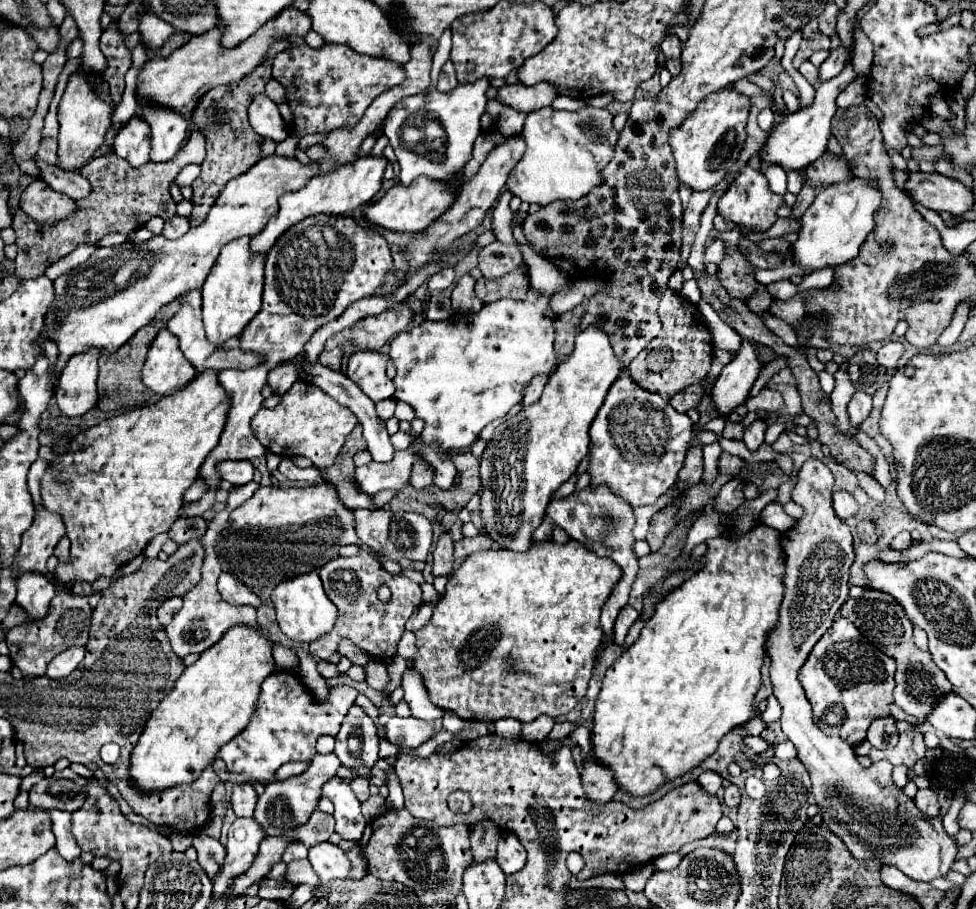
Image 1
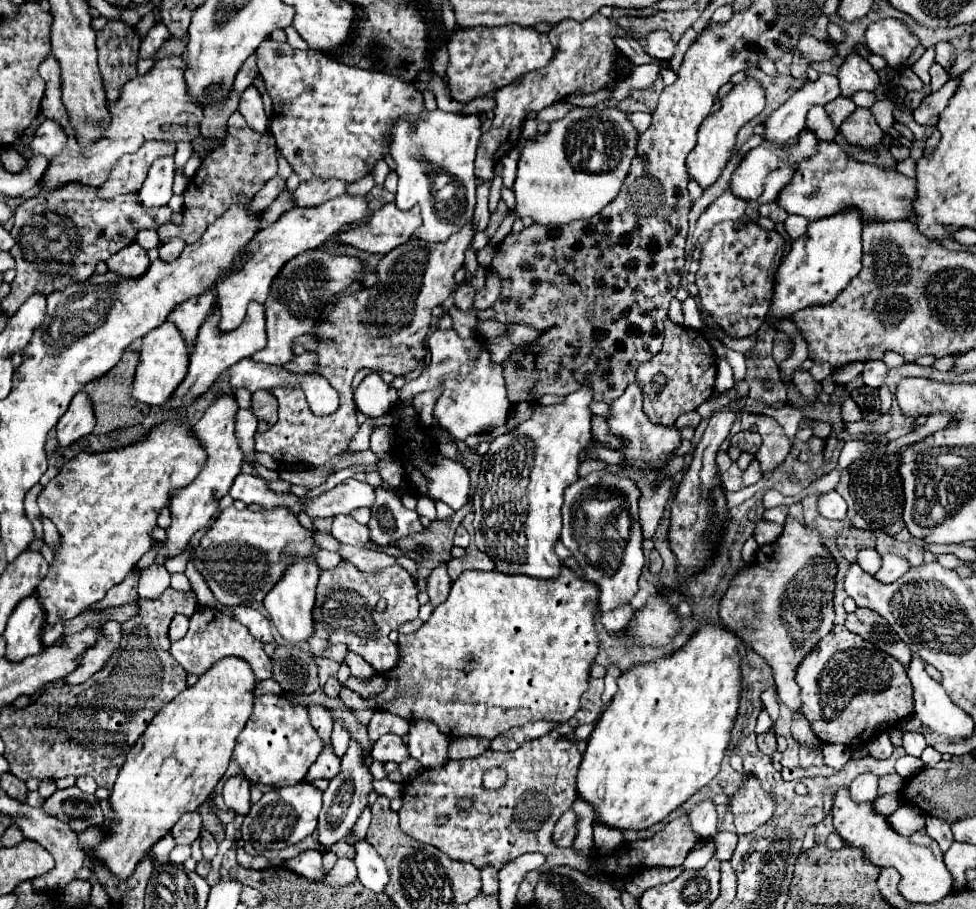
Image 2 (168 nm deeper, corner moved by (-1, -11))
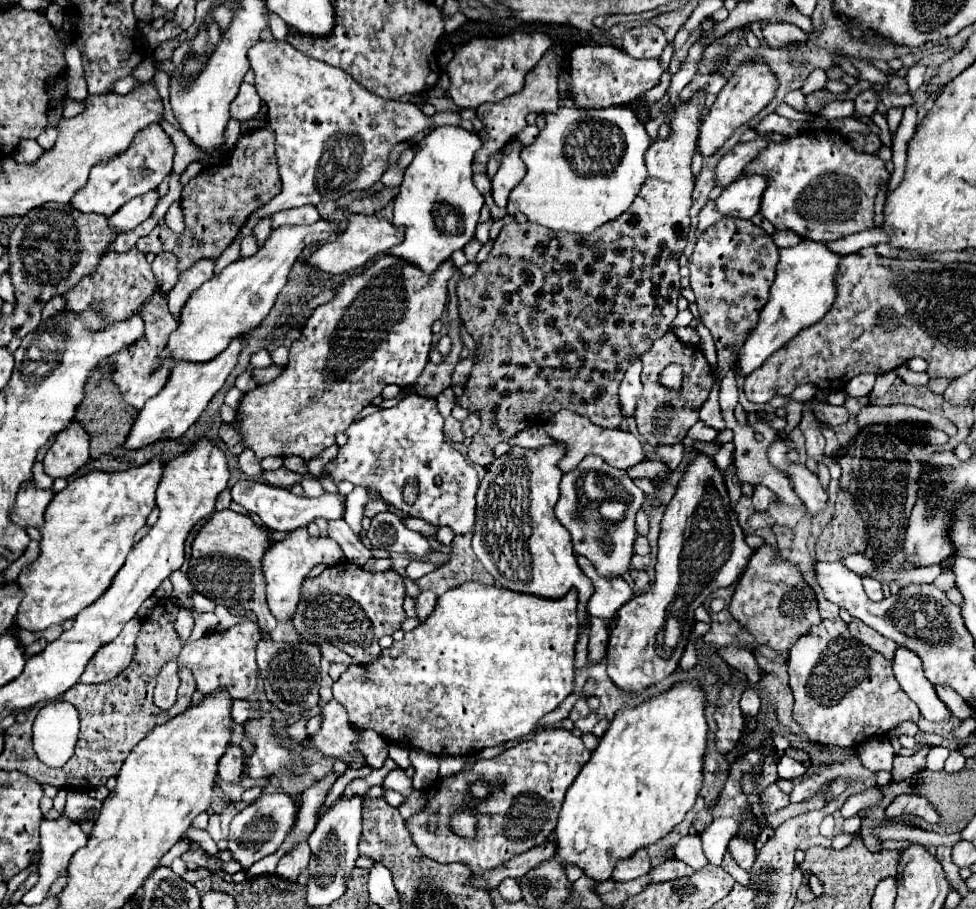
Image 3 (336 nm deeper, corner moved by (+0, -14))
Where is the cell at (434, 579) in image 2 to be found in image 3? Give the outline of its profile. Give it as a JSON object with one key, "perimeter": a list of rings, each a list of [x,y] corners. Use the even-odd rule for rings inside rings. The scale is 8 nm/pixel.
{"perimeter":[[[429,590],[421,592],[417,598],[415,598],[415,610],[417,610],[417,618],[419,622],[423,622],[435,608],[435,602],[437,602],[437,596]]]}

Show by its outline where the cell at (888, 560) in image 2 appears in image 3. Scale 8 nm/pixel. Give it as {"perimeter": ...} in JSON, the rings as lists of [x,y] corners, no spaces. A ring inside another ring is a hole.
{"perimeter":[[[863,578],[863,586],[865,586],[865,594],[869,596],[869,600],[879,602],[883,600],[883,592],[881,592],[881,584],[873,578]]]}

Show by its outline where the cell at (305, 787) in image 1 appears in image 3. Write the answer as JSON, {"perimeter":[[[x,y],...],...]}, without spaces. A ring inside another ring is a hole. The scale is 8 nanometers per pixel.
{"perimeter":[[[263,794],[253,804],[237,812],[229,824],[227,836],[227,850],[231,852],[233,860],[241,864],[241,870],[249,870],[257,860],[277,852],[283,844],[285,836],[297,822],[297,806],[293,804],[289,794]]]}

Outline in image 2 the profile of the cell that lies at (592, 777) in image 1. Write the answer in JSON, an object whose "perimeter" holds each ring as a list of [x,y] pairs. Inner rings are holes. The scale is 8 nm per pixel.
{"perimeter":[[[570,809],[568,813],[564,813],[558,819],[558,823],[554,827],[554,841],[560,847],[572,847],[576,833],[578,833],[578,815]]]}

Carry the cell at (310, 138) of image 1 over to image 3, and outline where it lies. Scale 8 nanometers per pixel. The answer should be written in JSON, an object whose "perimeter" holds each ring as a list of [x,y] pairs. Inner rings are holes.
{"perimeter":[[[271,216],[264,218],[258,222],[252,233],[256,237],[257,244],[261,247],[271,232]]]}

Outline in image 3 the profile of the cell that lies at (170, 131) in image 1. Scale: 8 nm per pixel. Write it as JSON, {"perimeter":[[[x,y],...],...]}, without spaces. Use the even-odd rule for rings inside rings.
{"perimeter":[[[149,192],[149,194],[137,196],[135,200],[129,200],[119,212],[115,212],[109,218],[109,228],[117,234],[131,232],[137,224],[141,224],[143,220],[147,220],[151,216],[157,200],[159,200],[157,192]]]}

